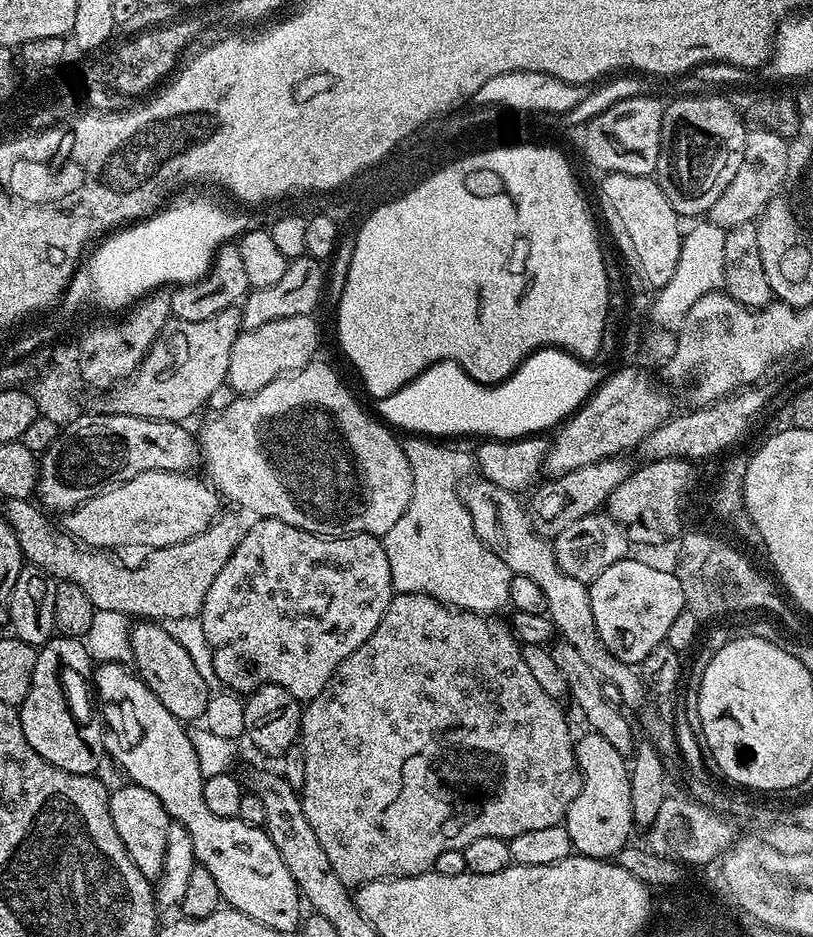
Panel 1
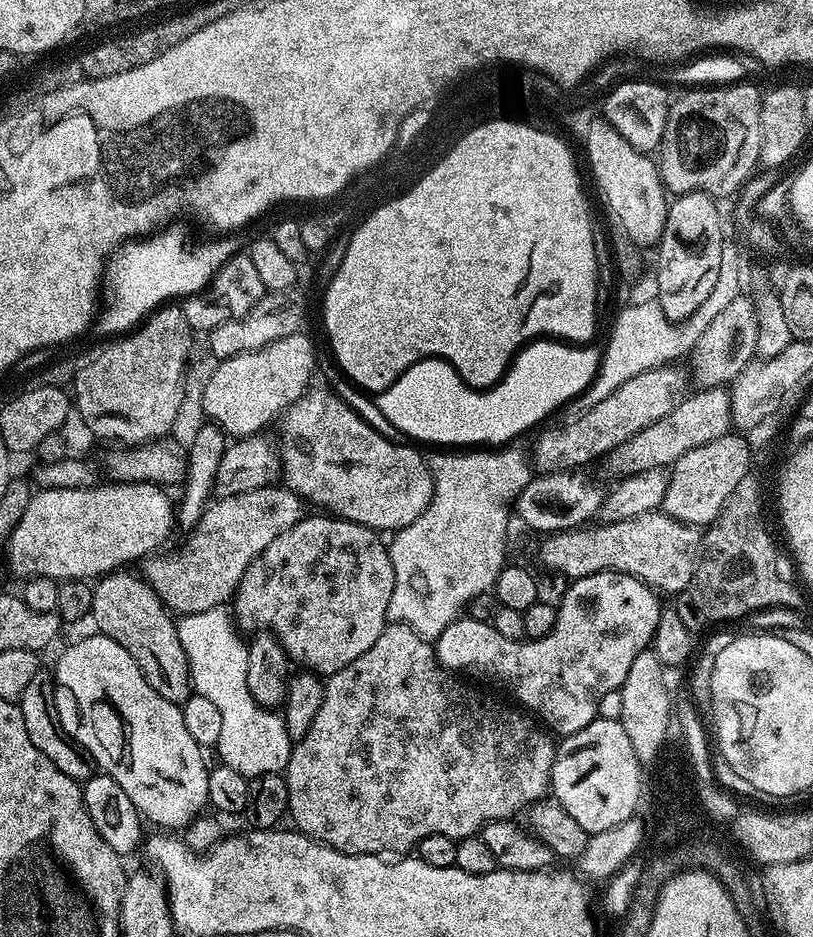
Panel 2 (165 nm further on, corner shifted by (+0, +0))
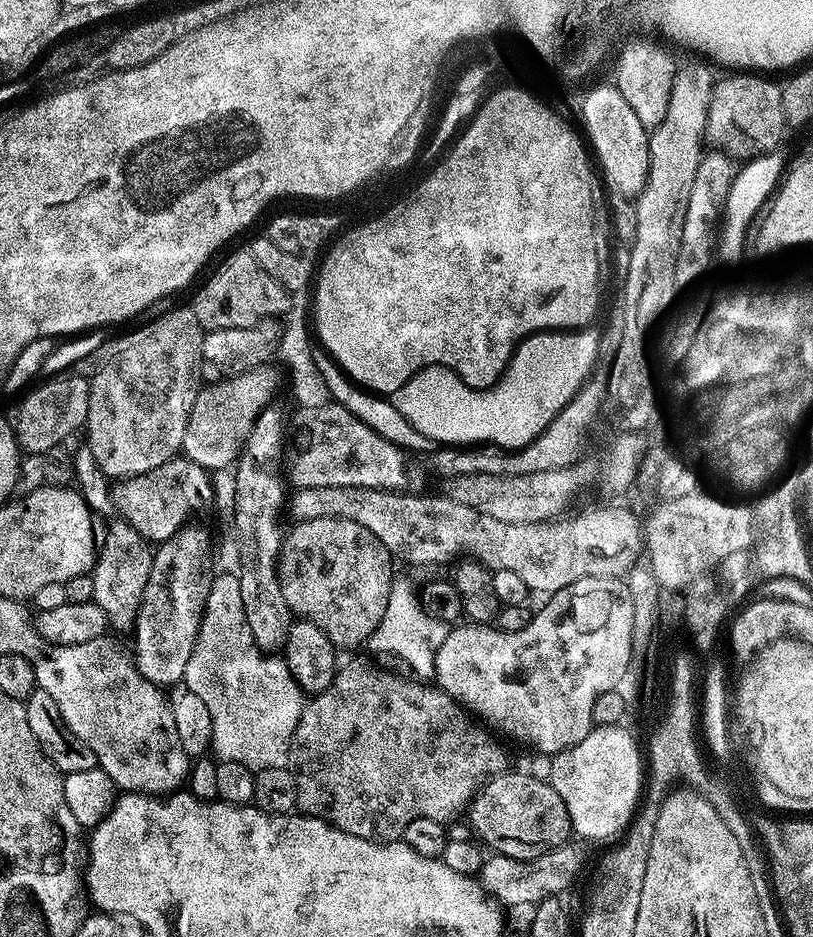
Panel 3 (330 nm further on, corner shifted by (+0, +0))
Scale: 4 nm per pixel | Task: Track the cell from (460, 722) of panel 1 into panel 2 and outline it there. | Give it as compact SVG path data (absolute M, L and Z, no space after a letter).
M389 623L382 630L382 634L378 634L374 646L366 650L366 654L358 654L358 658L354 658L350 666L342 666L342 670L327 677L322 706L314 717L314 723L310 730L306 730L306 738L293 743L288 767L282 773L288 787L290 820L296 823L293 825L305 836L344 852L347 856L408 854L415 849L418 842L422 842L422 838L430 838L430 834L446 834L446 838L461 840L477 835L488 821L511 821L515 812L523 813L529 806L545 799L550 792L552 763L556 757L557 745L554 740L552 744L553 737L531 715L523 711L511 712L500 704L484 704L483 698L460 680L463 679L447 672L436 661L436 649L425 637L405 624Z

